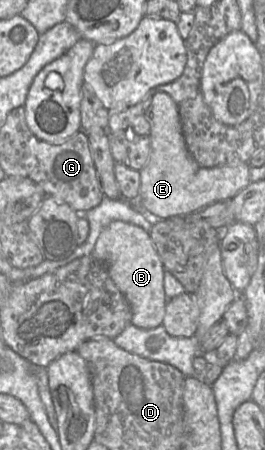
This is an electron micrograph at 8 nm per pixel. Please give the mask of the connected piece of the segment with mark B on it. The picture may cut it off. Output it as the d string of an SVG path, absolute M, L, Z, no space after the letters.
M112 221L102 230L91 255L106 265L109 276L127 299L133 325L142 329L154 329L162 325L167 304L165 269L149 233L134 224Z

